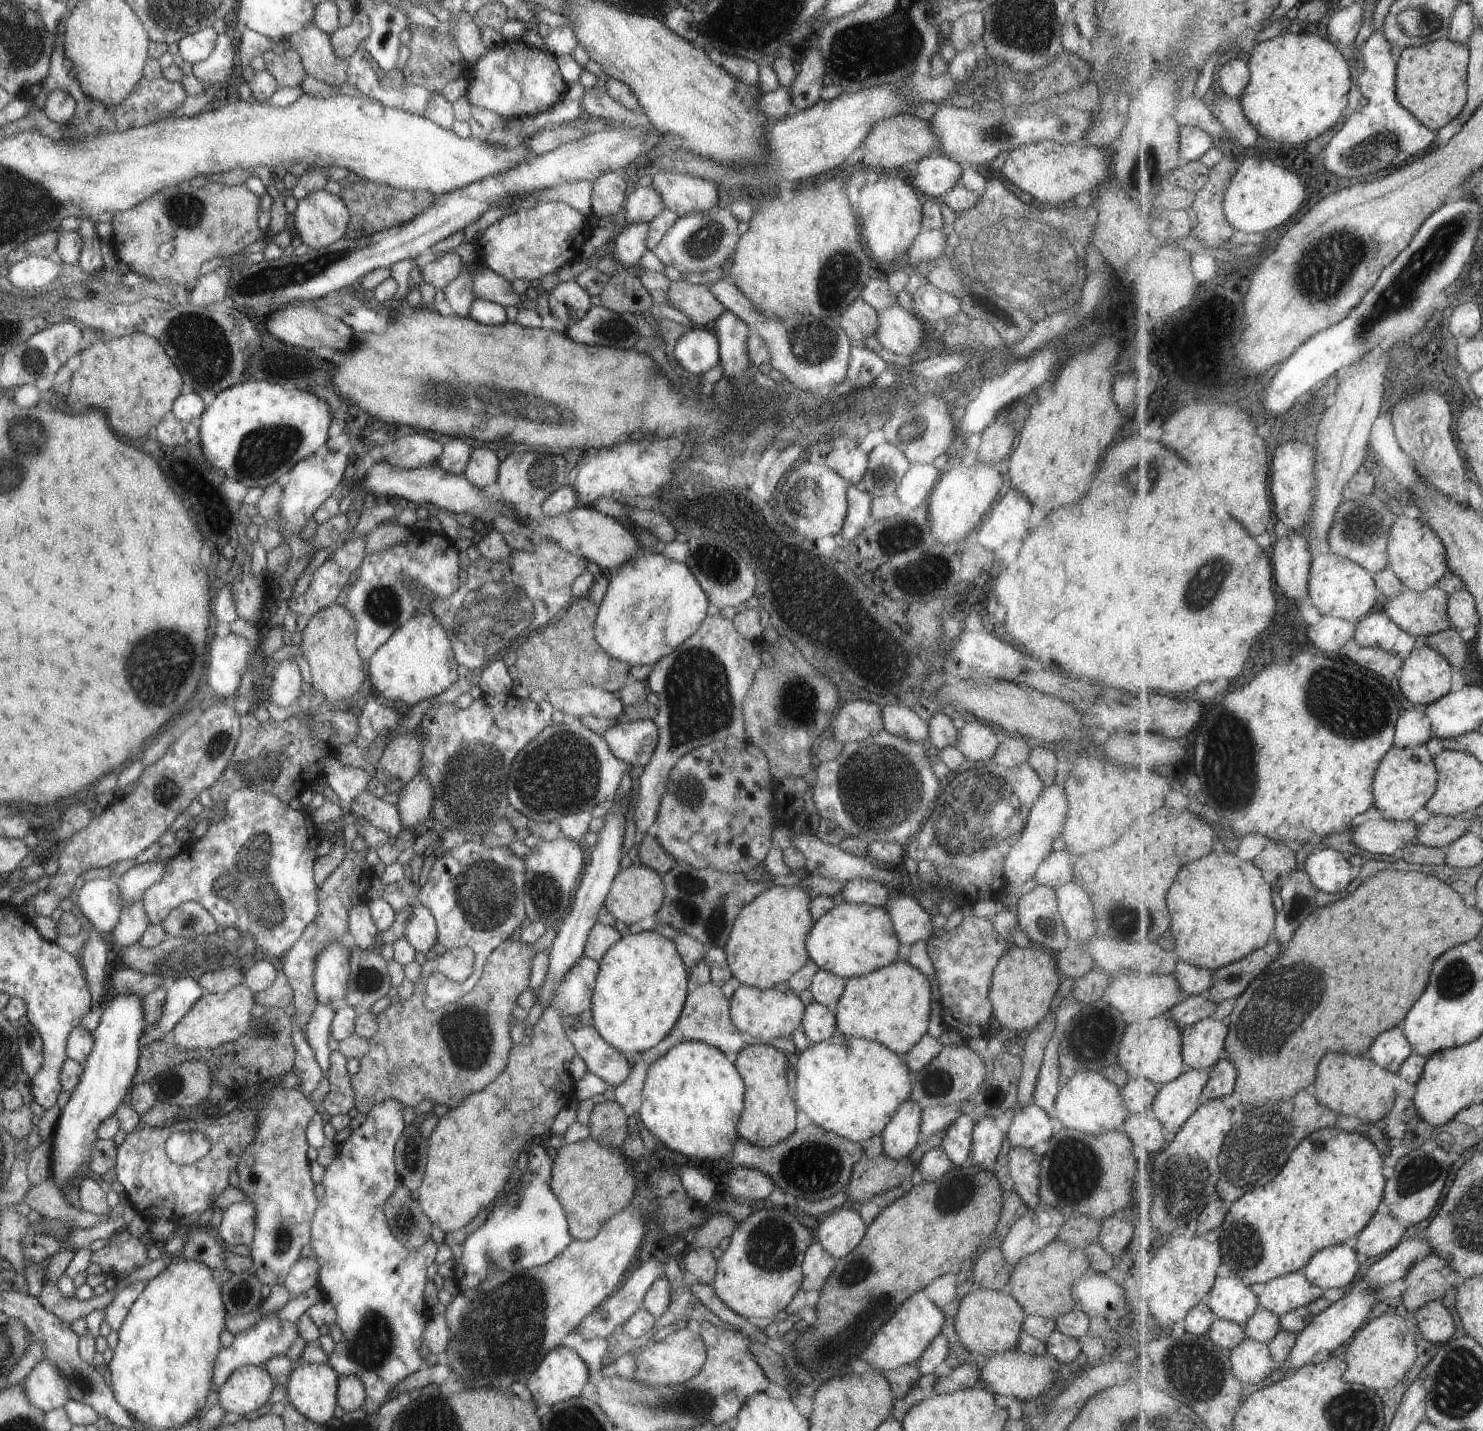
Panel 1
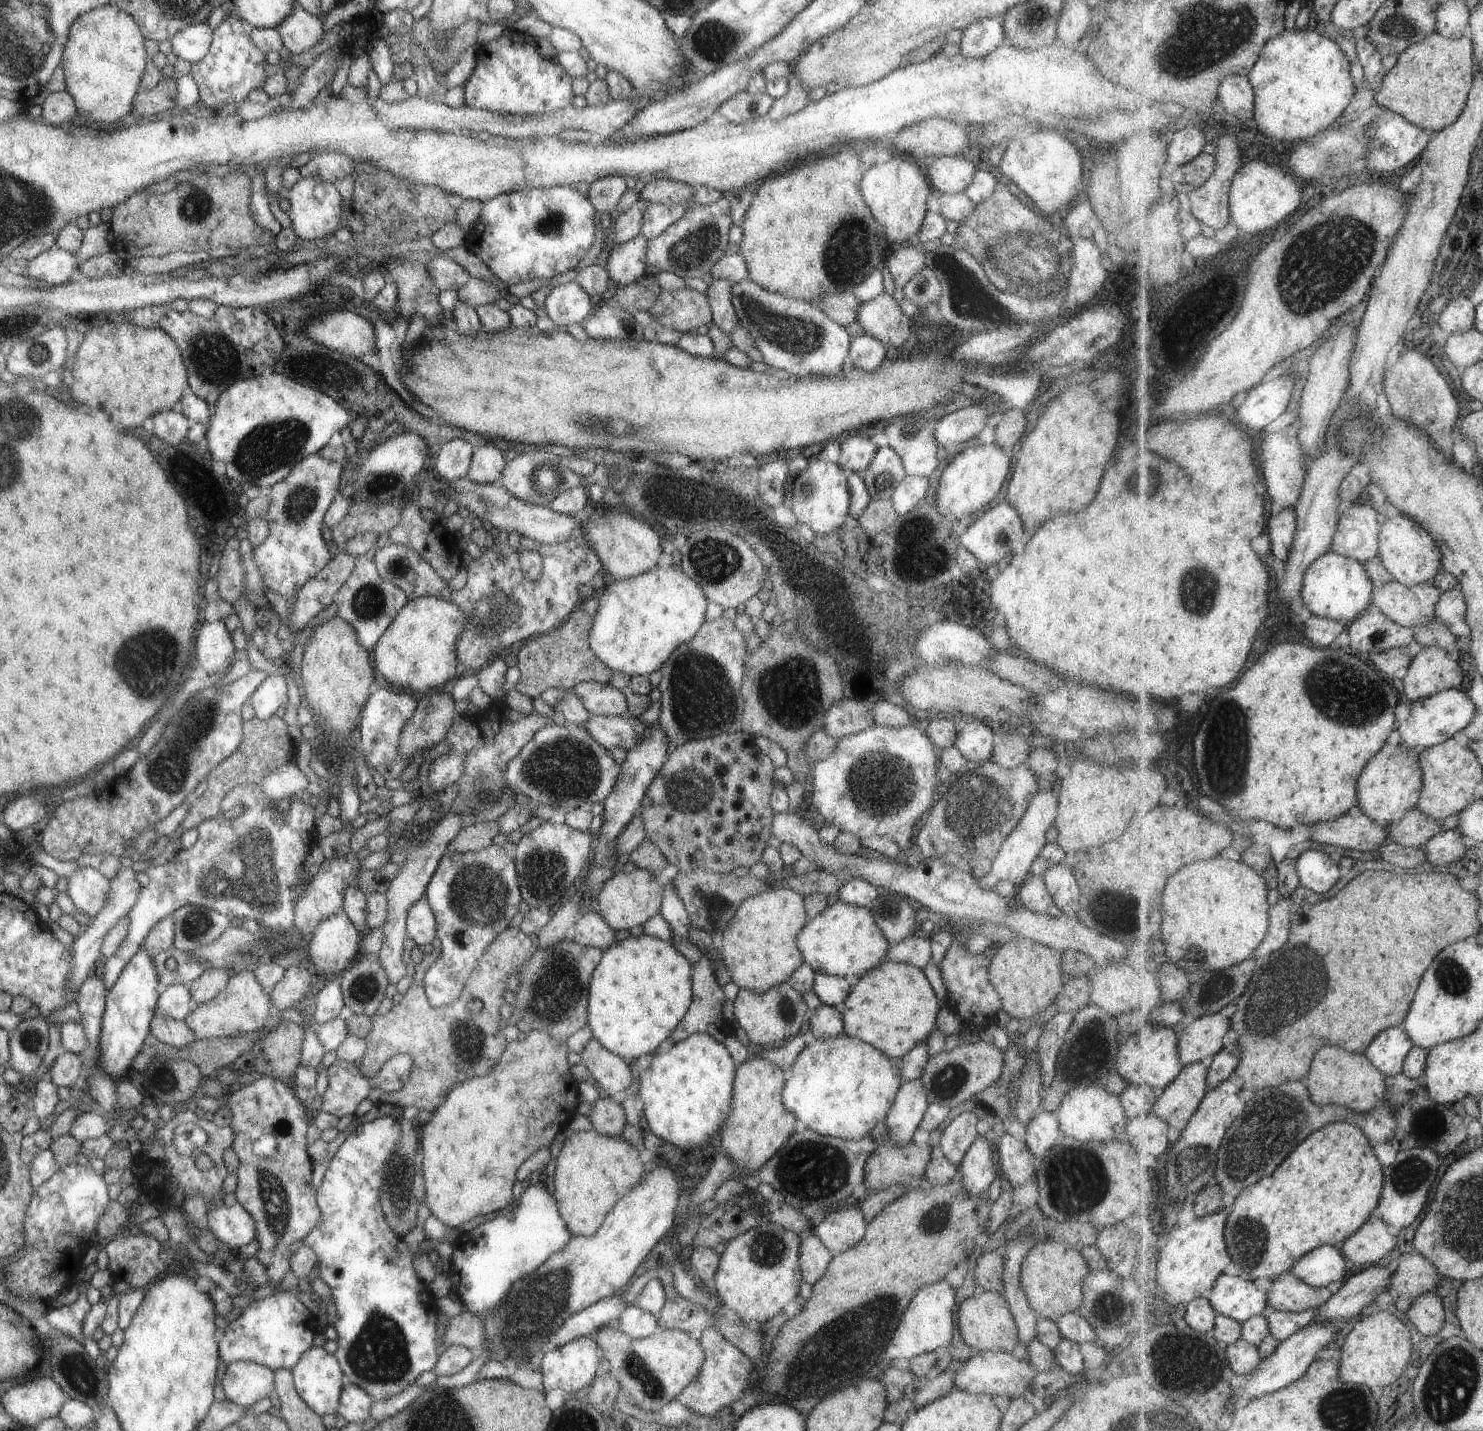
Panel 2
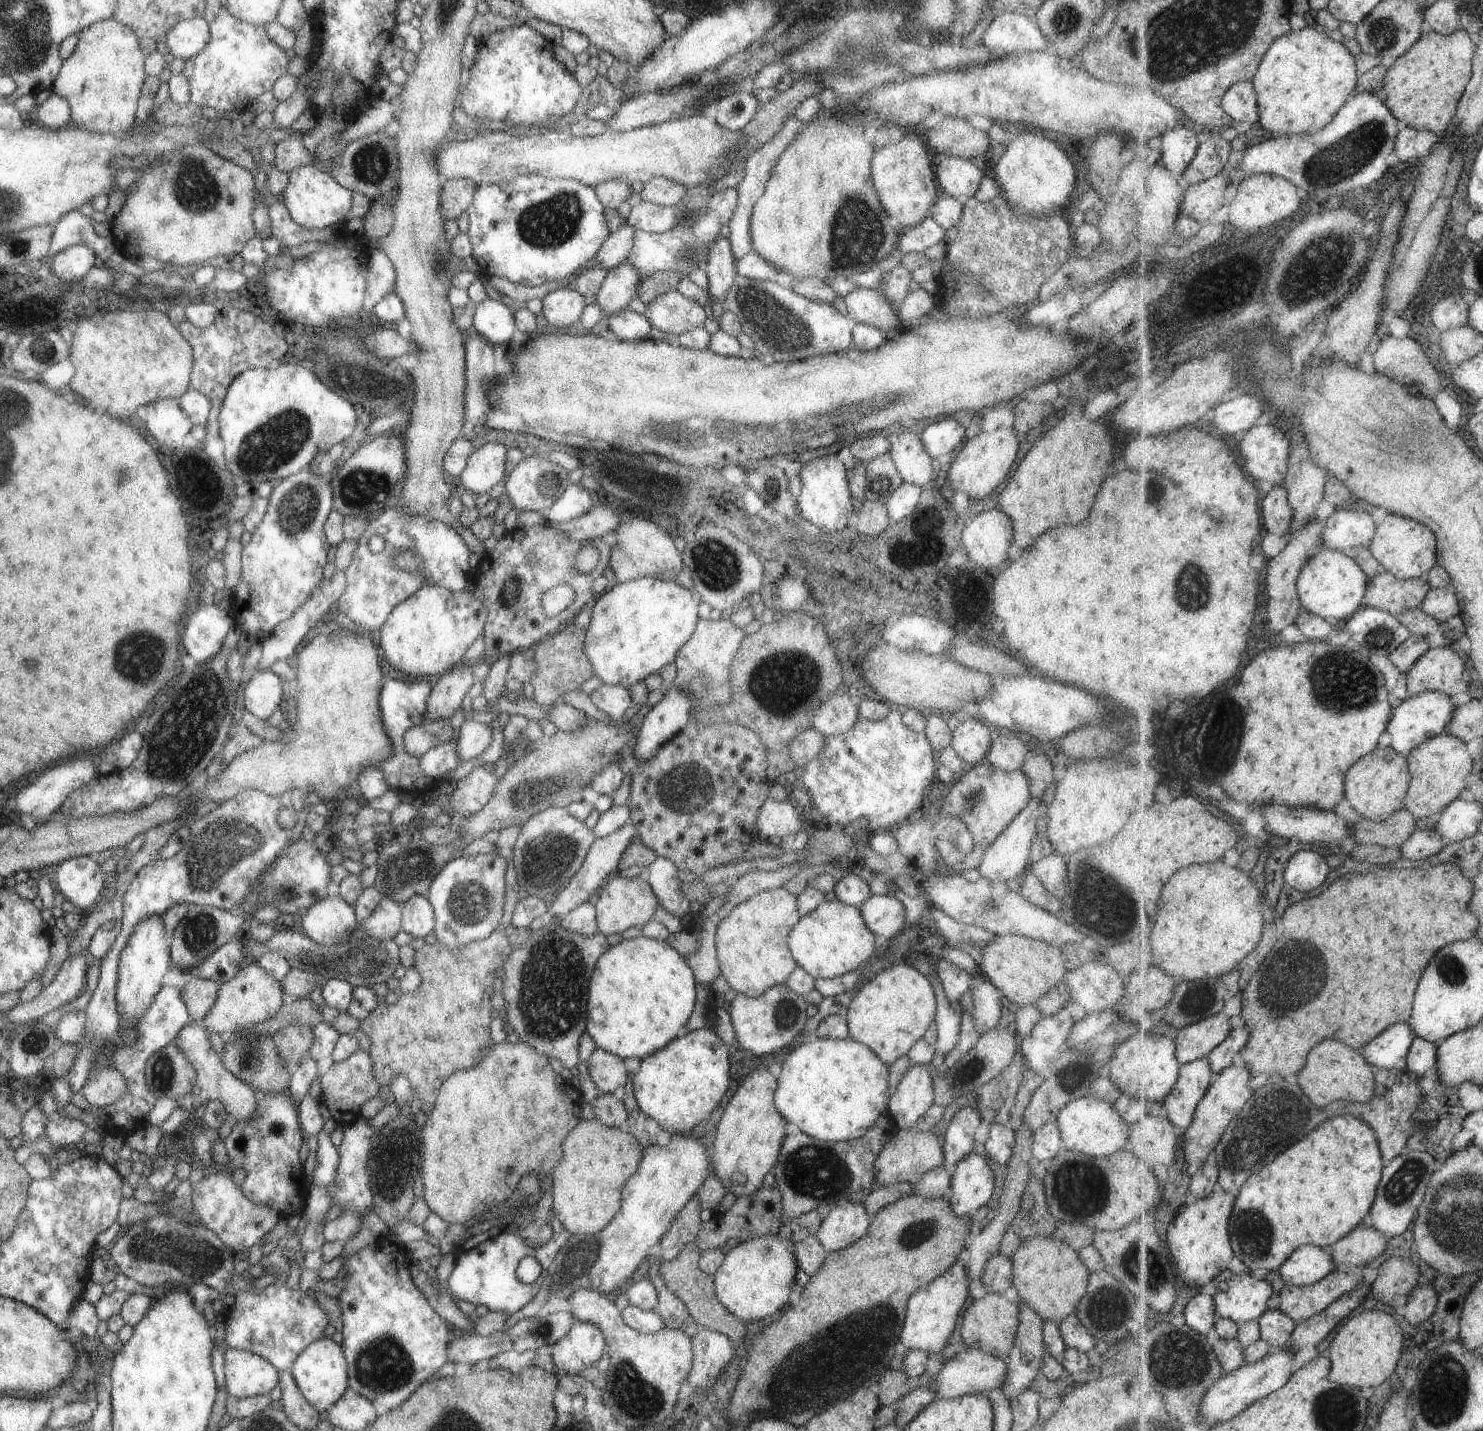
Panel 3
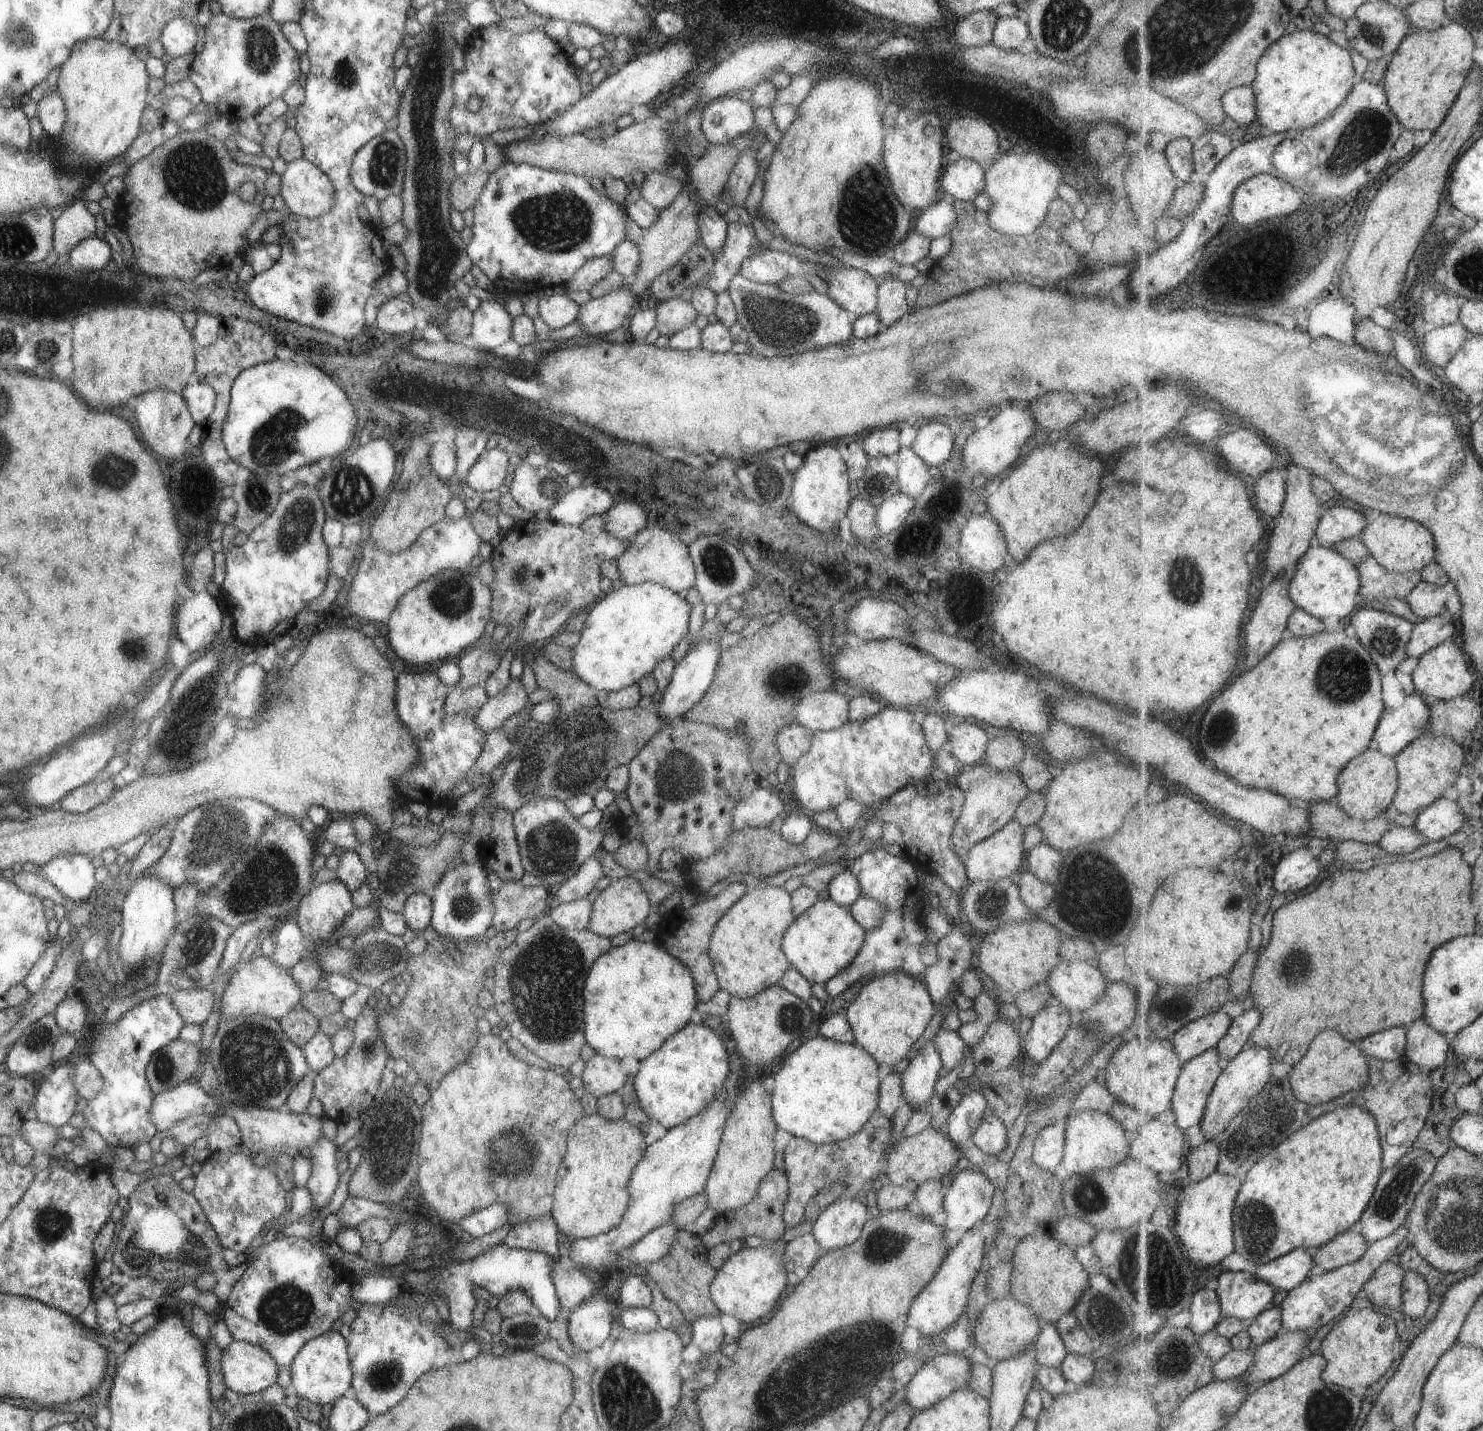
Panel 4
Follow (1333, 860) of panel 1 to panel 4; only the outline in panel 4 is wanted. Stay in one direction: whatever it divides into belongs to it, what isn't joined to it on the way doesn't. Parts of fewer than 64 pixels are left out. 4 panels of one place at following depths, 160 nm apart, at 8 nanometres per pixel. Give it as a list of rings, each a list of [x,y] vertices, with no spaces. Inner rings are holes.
[[[1308,849],[1293,851],[1276,866],[1275,886],[1279,892],[1299,892],[1315,884],[1322,869],[1317,857]]]

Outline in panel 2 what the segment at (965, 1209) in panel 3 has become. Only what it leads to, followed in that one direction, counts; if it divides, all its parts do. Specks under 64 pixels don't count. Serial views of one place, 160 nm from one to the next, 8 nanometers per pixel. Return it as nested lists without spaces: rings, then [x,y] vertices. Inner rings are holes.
[[[977,1137],[956,1166],[956,1170],[961,1174],[960,1183],[970,1197],[983,1195],[996,1177],[991,1148],[993,1146],[989,1145],[986,1139]]]

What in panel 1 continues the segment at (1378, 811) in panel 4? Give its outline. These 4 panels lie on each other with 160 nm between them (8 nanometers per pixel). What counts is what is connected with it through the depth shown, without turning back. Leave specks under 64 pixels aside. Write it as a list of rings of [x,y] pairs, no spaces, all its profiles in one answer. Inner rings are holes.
[[[1426,745],[1404,749],[1393,747],[1375,773],[1374,808],[1383,810],[1387,818],[1391,817],[1396,821],[1409,820],[1419,808],[1427,808],[1428,802],[1437,792],[1439,782],[1439,771],[1434,756]]]

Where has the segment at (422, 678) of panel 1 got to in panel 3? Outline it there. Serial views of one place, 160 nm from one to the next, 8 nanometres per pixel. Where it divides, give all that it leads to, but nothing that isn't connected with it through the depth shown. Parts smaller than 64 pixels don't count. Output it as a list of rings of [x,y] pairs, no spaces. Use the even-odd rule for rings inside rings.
[[[423,585],[395,606],[379,627],[376,632],[379,636],[379,648],[393,670],[407,676],[435,676],[461,662],[462,654],[482,633],[486,616],[487,610],[470,595],[468,587],[463,591],[452,591],[439,585]]]

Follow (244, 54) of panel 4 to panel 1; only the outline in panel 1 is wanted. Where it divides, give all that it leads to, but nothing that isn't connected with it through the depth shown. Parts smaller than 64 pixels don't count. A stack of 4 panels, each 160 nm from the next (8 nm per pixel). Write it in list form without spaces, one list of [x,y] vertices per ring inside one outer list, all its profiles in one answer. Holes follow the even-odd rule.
[[[225,32],[219,33],[209,56],[192,65],[191,75],[204,84],[205,89],[213,84],[222,88],[227,86],[227,78],[233,72],[233,59],[239,58],[227,38]]]

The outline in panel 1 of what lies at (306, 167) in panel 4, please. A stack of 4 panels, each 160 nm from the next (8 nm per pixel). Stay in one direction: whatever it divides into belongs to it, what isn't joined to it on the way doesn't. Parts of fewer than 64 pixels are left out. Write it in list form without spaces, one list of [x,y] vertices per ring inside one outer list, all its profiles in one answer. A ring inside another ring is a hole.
[[[332,187],[319,189],[305,195],[296,201],[293,209],[293,225],[295,240],[303,243],[309,249],[320,249],[329,246],[339,240],[345,234],[346,224],[348,223],[348,210],[343,201],[334,194]]]

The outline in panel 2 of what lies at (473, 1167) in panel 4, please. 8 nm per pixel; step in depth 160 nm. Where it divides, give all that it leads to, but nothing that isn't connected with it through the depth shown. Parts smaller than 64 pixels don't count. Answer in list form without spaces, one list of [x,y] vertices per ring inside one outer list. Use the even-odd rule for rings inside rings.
[[[533,1029],[528,1032],[523,1040],[515,1039],[505,1045],[497,1062],[487,1071],[487,1076],[471,1077],[451,1087],[439,1106],[432,1110],[429,1120],[418,1126],[418,1145],[421,1146],[423,1153],[421,1172],[424,1182],[424,1201],[431,1215],[440,1220],[446,1227],[457,1227],[463,1222],[471,1220],[474,1216],[505,1210],[516,1197],[517,1185],[514,1181],[516,1180],[516,1170],[519,1165],[539,1148],[549,1146],[555,1134],[558,1134],[574,1116],[576,1107],[579,1104],[576,1090],[577,1082],[569,1073],[570,1067],[567,1065],[566,1060],[567,1053],[566,1045],[558,1043],[552,1036],[542,1030]]]

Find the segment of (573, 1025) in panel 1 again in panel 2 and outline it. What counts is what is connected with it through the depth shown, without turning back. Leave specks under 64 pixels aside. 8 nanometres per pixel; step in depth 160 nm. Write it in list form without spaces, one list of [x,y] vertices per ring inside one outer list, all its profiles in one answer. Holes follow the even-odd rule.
[[[593,1037],[585,1044],[580,1056],[580,1064],[590,1072],[599,1084],[601,1095],[611,1096],[626,1089],[633,1078],[629,1062],[605,1050]]]

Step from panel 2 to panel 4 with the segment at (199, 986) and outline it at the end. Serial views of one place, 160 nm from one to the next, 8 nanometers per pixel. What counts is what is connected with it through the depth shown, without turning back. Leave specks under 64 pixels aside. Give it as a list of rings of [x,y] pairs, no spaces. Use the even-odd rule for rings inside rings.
[[[181,989],[167,997],[185,1025],[201,1026],[213,1010],[213,993],[210,989]]]

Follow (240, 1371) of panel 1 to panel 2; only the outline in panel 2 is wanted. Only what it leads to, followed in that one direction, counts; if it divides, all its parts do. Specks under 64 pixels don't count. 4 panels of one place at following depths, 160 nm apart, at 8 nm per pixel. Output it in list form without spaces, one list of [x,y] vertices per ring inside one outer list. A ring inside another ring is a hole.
[[[235,1361],[225,1365],[220,1381],[225,1398],[247,1409],[273,1390],[273,1371],[252,1362]]]

